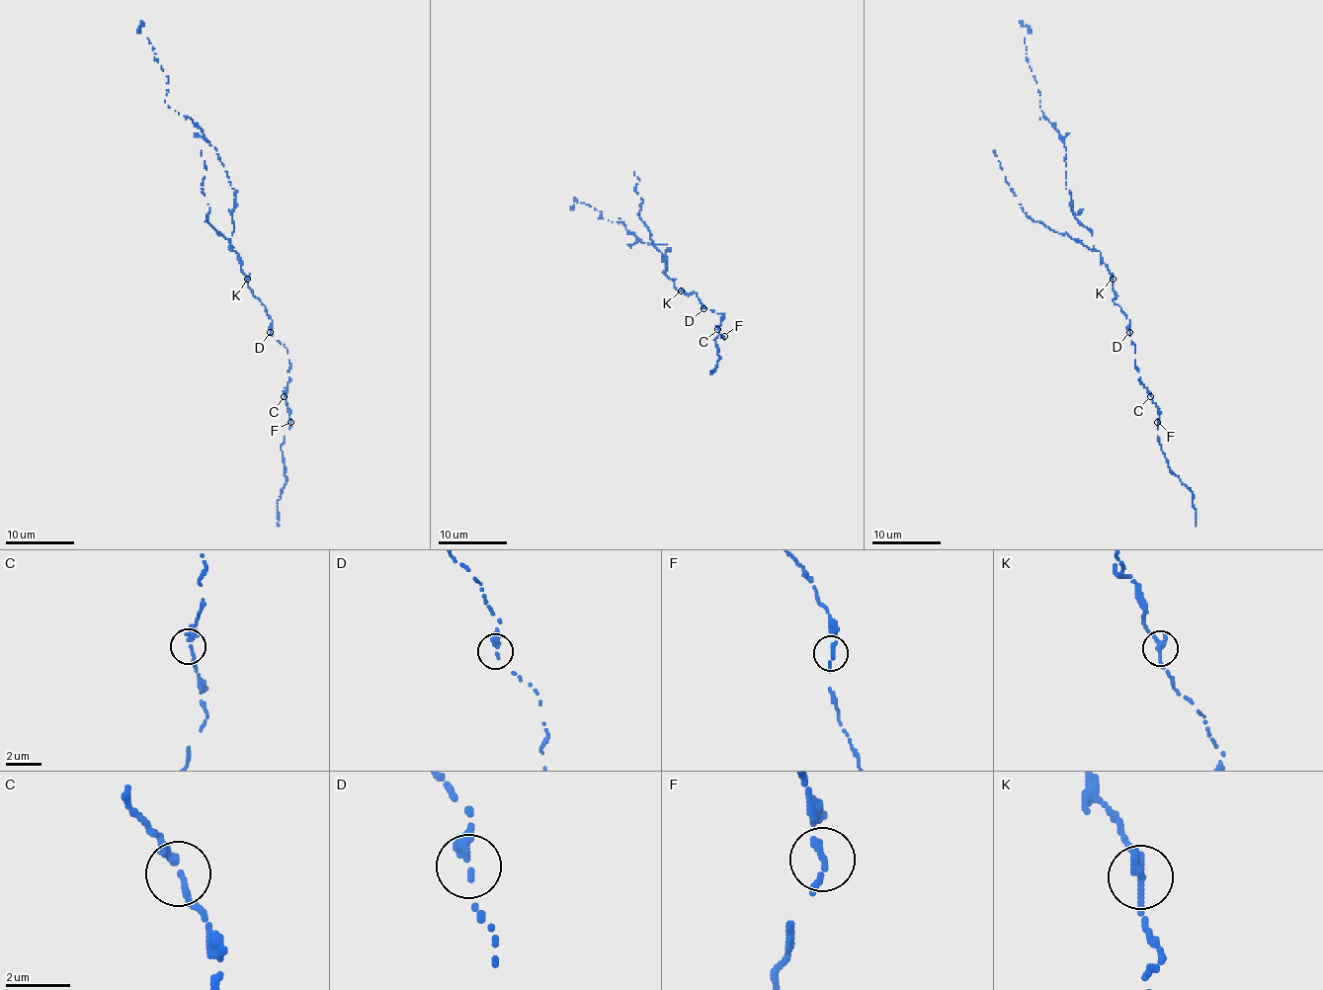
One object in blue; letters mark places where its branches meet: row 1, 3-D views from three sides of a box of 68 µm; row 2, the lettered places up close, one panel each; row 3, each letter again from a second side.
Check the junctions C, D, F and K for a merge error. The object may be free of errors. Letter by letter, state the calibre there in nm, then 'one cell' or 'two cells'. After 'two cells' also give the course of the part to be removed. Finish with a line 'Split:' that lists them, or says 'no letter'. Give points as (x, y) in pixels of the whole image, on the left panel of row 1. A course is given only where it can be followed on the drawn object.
C: calibre 240 nm; one cell
D: calibre 320 nm; one cell
F: calibre 280 nm; one cell
K: calibre 240 nm; one cell
Split: no letter

